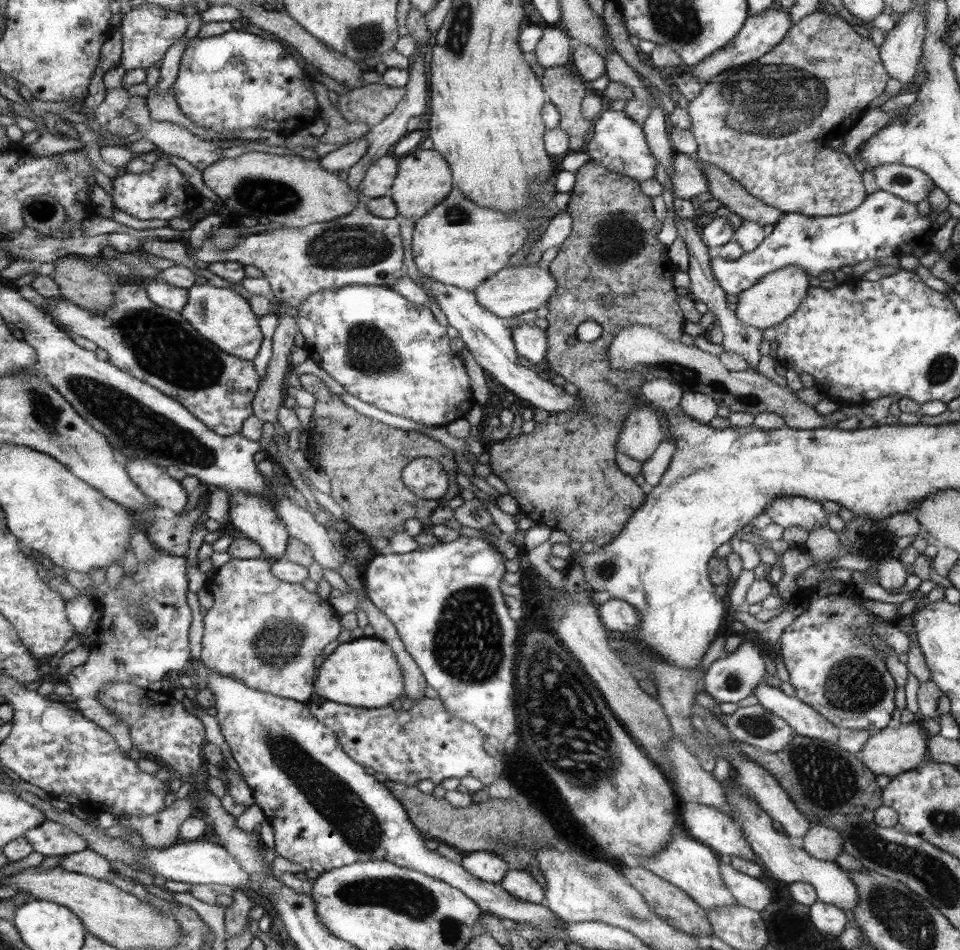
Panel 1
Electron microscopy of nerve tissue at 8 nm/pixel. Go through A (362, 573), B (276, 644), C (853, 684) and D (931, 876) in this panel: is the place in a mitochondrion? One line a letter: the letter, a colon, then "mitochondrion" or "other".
A: other
B: mitochondrion
C: mitochondrion
D: mitochondrion

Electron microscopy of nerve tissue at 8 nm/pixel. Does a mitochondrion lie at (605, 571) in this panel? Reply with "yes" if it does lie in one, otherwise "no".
yes

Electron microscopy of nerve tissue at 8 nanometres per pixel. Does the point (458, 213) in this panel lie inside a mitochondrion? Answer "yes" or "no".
yes

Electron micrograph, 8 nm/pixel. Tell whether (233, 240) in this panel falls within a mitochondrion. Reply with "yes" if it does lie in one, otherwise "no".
no

